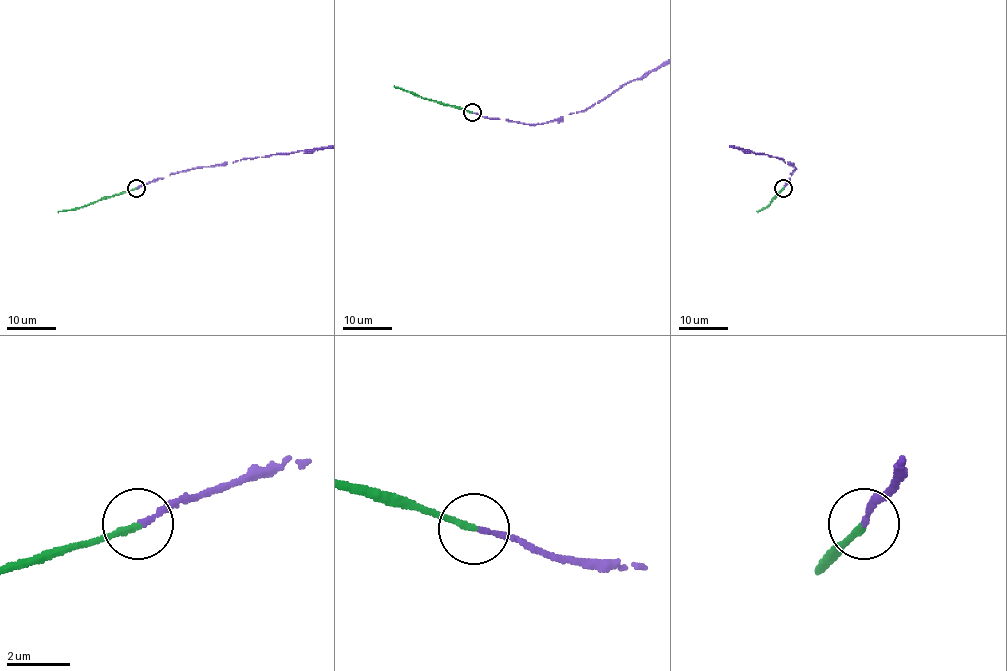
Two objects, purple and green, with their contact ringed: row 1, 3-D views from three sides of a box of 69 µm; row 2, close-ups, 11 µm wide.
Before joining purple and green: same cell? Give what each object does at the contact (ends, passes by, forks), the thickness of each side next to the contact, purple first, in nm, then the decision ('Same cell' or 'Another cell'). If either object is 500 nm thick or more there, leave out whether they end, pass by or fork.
At the ring purple ends. At the ring green ends. Thickness 150 nm (purple) against 190 nm. Same cell

